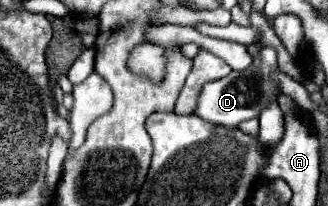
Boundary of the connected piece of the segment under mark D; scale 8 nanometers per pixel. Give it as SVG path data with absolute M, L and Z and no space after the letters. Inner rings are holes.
M262 47L260 53L254 57L250 69L232 71L224 79L206 83L200 93L198 107L194 113L214 125L224 125L224 127L238 127L242 121L258 117L260 111L270 103L270 99L278 97L282 93L278 83L274 83L274 79L272 79L274 71L278 71L276 51L274 51L274 47Z

